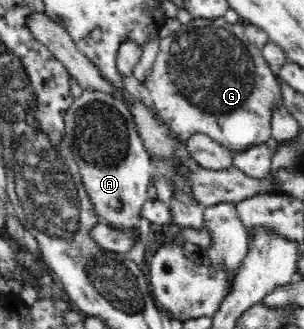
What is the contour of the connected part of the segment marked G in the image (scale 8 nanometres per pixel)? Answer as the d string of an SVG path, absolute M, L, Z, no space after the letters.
M193 18L190 22L182 23L178 31L174 31L168 37L164 37L160 41L160 51L153 62L153 68L147 75L147 80L143 82L144 86L152 96L155 108L161 117L161 120L170 127L170 131L177 134L177 137L183 143L188 137L194 134L204 134L211 137L214 141L222 144L227 150L234 150L236 152L244 151L249 147L265 144L270 136L271 125L274 112L277 109L285 107L285 99L282 96L282 81L277 75L276 68L270 66L263 57L262 50L258 46L250 43L246 38L246 31L244 23L232 24L226 21L224 18L204 19L204 18Z

